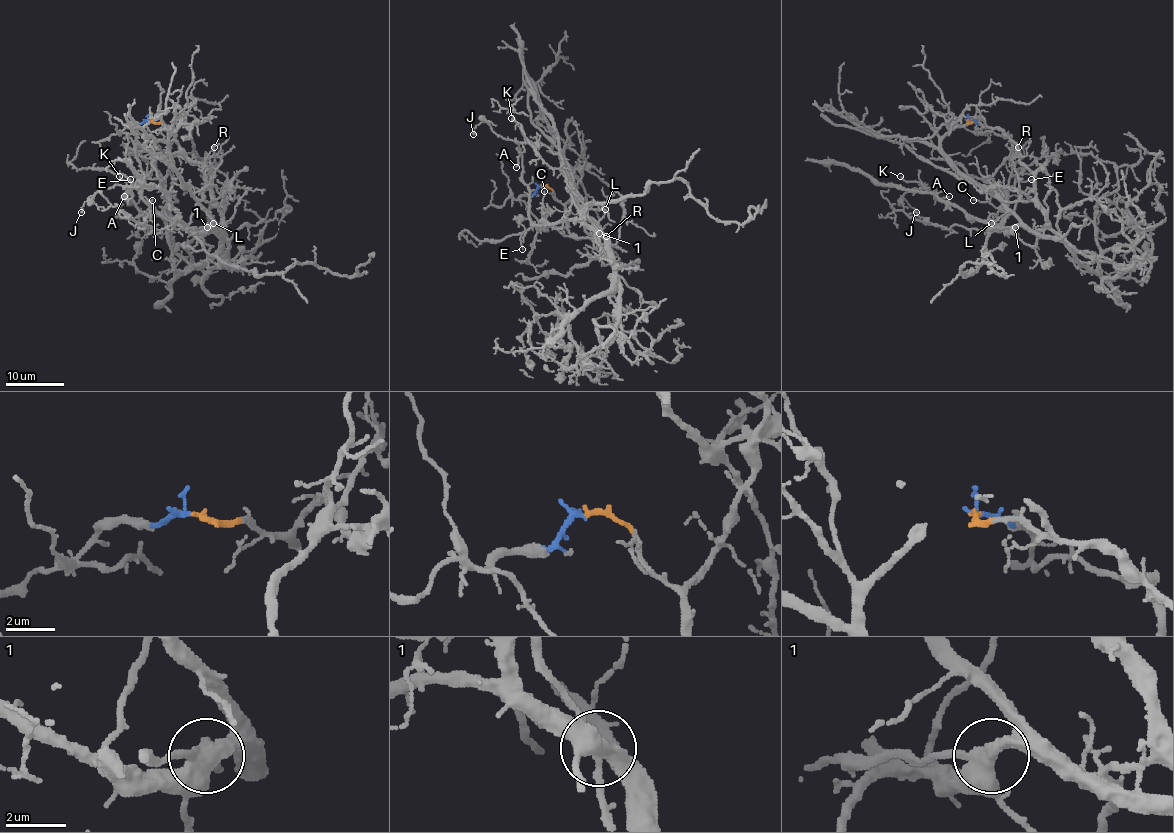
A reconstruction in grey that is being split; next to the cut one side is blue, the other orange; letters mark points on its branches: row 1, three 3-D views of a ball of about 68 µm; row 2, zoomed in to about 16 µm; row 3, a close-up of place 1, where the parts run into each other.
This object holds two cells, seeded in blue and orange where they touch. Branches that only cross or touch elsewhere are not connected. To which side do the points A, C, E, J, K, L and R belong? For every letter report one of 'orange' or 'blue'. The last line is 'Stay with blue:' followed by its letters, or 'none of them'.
A: blue
C: blue
E: blue
J: blue
K: blue
L: blue
R: blue
Stay with blue: A, C, E, J, K, L, R

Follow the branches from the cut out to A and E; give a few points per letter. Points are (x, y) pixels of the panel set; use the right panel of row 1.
A: (968, 120), (1012, 144), (1006, 216), (999, 223), (971, 219), (924, 186), (934, 198), (949, 197)
E: (968, 120), (978, 123), (983, 134), (993, 131), (1010, 139), (1009, 189), (1016, 182), (1031, 179)

